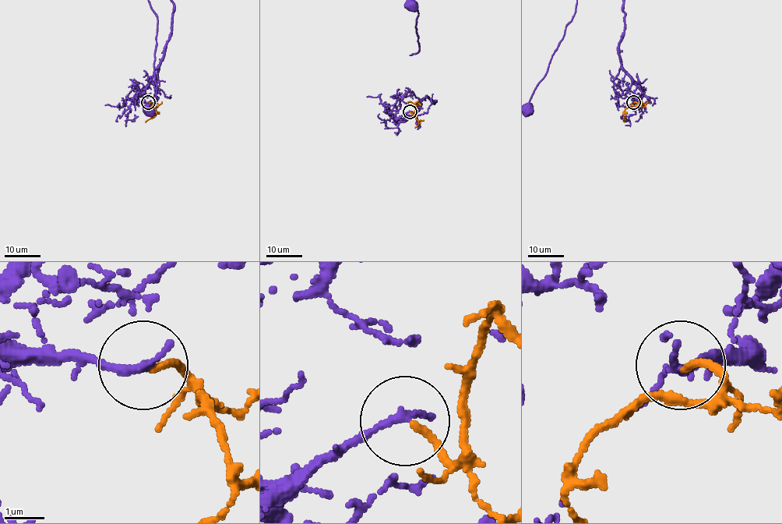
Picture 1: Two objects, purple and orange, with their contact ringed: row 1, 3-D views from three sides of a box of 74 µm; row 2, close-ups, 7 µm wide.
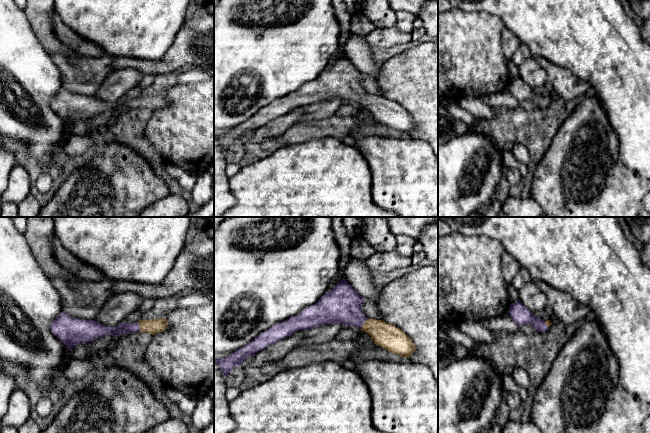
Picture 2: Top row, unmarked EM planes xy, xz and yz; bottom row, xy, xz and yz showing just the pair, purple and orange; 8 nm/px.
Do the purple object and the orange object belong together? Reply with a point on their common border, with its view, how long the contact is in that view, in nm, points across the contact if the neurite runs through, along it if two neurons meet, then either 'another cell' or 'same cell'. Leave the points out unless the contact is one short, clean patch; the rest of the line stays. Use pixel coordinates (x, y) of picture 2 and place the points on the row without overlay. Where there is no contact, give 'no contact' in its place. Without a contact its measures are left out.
meets purple in xy at (139, 103); contact 80 nm long; runs through xy (123, 104), (139, 103), (154, 102); same cell

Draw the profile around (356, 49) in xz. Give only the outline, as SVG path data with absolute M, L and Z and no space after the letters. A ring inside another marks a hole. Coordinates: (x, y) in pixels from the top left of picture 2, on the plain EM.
M351 34L343 50L346 57L360 72L379 78L381 70L375 65L372 48L366 43L365 38Z

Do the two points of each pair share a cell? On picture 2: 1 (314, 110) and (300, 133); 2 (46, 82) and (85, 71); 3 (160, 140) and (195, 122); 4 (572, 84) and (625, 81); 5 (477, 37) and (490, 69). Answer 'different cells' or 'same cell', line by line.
1: different cells
2: different cells
3: same cell
4: different cells
5: same cell

